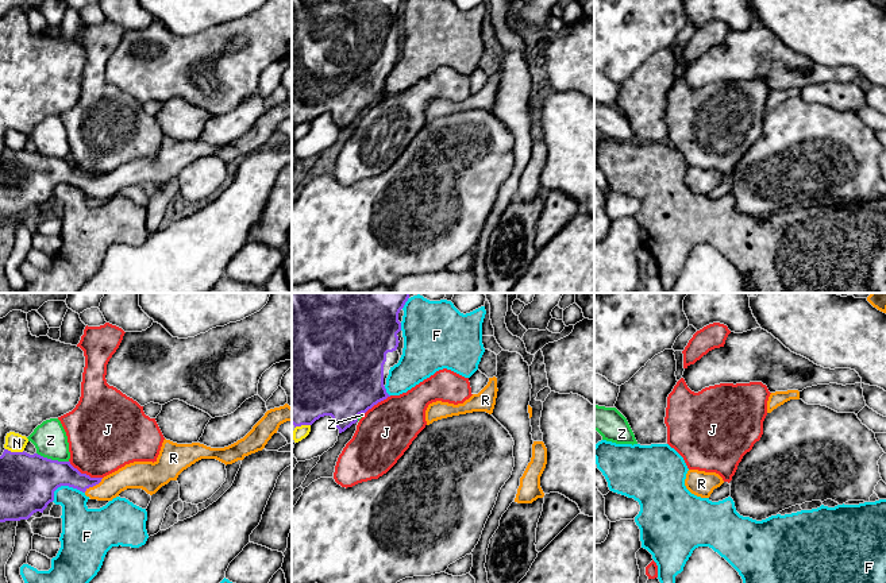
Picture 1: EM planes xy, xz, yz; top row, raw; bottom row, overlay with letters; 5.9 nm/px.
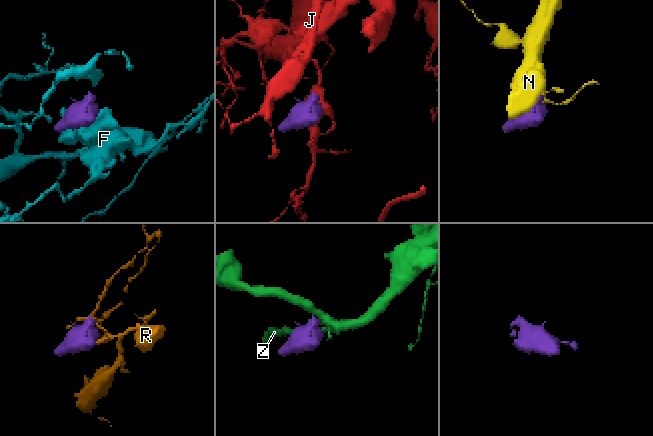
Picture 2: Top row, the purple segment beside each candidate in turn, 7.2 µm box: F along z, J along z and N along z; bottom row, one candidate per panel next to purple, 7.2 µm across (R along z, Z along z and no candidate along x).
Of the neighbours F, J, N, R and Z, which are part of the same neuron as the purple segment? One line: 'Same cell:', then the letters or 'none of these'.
Same cell: R

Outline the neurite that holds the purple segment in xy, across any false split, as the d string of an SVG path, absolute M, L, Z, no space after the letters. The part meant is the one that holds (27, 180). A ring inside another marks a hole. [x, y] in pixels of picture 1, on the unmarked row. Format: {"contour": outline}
{"contour": "M288 101L267 108L243 136L224 146L177 142L165 136L154 161L134 159L104 175L81 171L70 159L4 147L0 154L0 220L28 217L36 209L43 211L61 184L77 186L97 198L112 198L127 186L142 186L153 193L201 157L216 157L227 163L262 148L286 119L292 119Z"}

